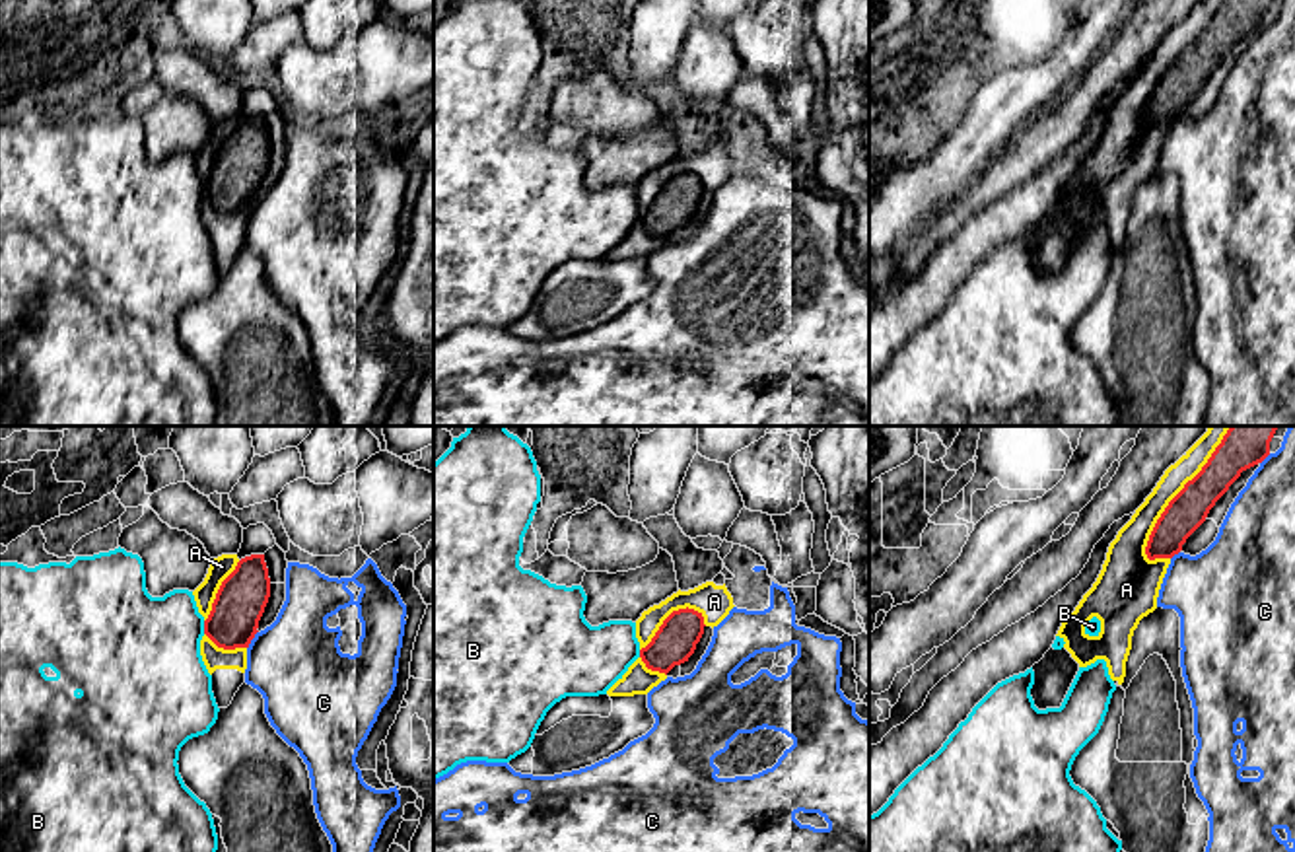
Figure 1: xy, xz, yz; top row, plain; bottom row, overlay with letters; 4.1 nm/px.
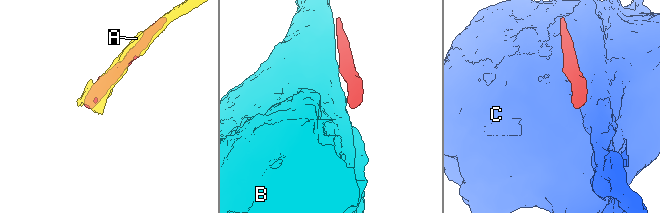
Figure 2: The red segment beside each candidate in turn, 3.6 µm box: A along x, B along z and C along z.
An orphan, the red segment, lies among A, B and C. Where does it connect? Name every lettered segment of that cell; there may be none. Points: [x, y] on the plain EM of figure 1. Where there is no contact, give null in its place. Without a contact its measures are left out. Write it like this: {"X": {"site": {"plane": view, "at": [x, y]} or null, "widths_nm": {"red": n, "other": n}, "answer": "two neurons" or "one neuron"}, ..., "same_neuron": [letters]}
{"A": {"site": {"plane": "yz", "at": [1173, 63]}, "widths_nm": {"red": 160, "other": 130}, "answer": "one neuron"}, "B": {"site": {"plane": "xy", "at": [205, 191]}, "widths_nm": {"red": 200, "other": 440}, "answer": "two neurons"}, "C": {"site": {"plane": "xy", "at": [251, 203]}, "widths_nm": {"red": 200, "other": 380}, "answer": "two neurons"}, "same_neuron": ["A"]}

